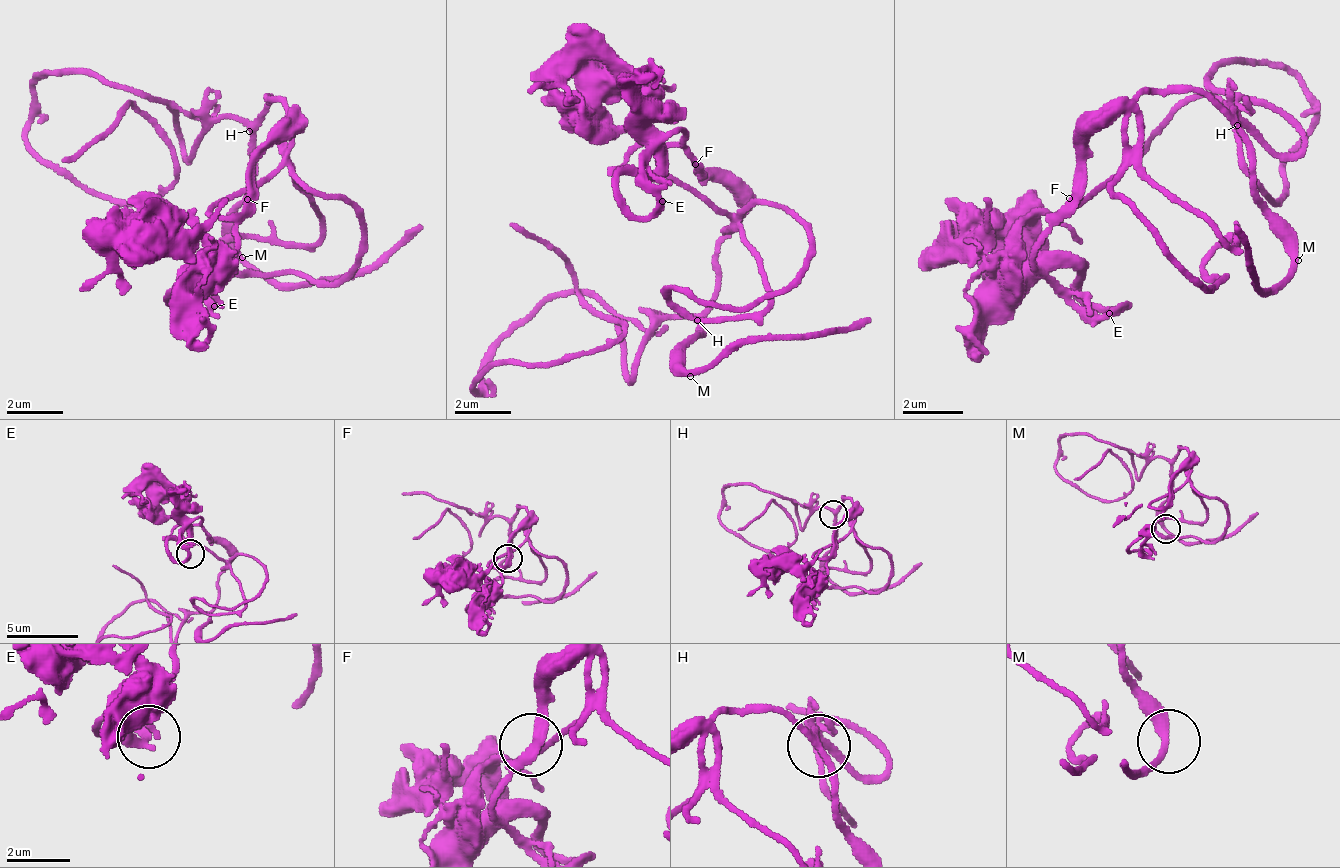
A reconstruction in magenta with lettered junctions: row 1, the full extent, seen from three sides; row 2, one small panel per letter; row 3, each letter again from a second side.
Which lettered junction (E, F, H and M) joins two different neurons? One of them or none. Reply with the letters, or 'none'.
none

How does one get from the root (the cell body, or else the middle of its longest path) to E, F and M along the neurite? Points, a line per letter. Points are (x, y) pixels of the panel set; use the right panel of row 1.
E: (1185, 94), (1139, 102), (1139, 147), (1102, 185), (1086, 185), (1034, 253), (1064, 291), (1109, 313)
F: (1185, 94), (1147, 94), (1139, 102), (1139, 147), (1102, 185), (1086, 185), (1071, 200)
M: (1185, 94), (1200, 94), (1245, 140), (1245, 155), (1252, 162), (1252, 200), (1268, 215), (1268, 230), (1298, 260)

